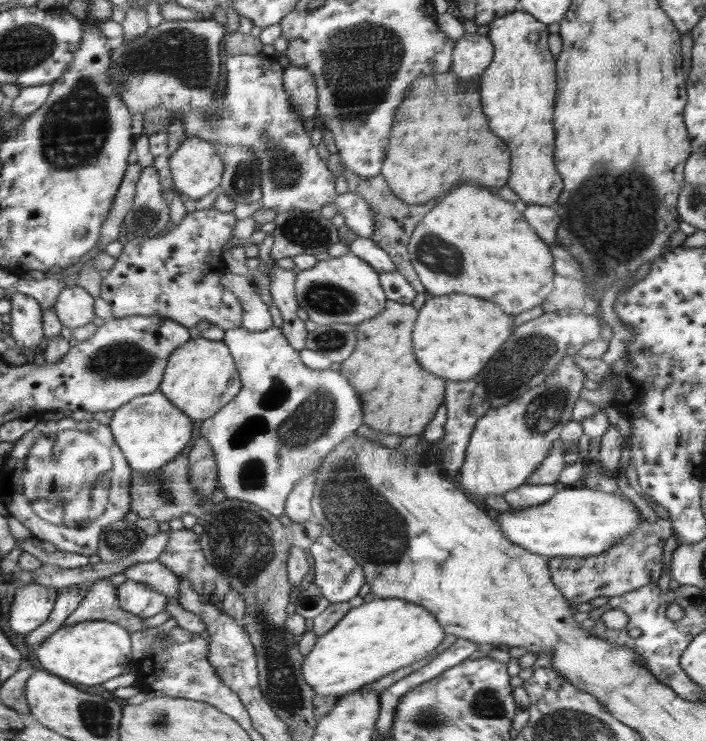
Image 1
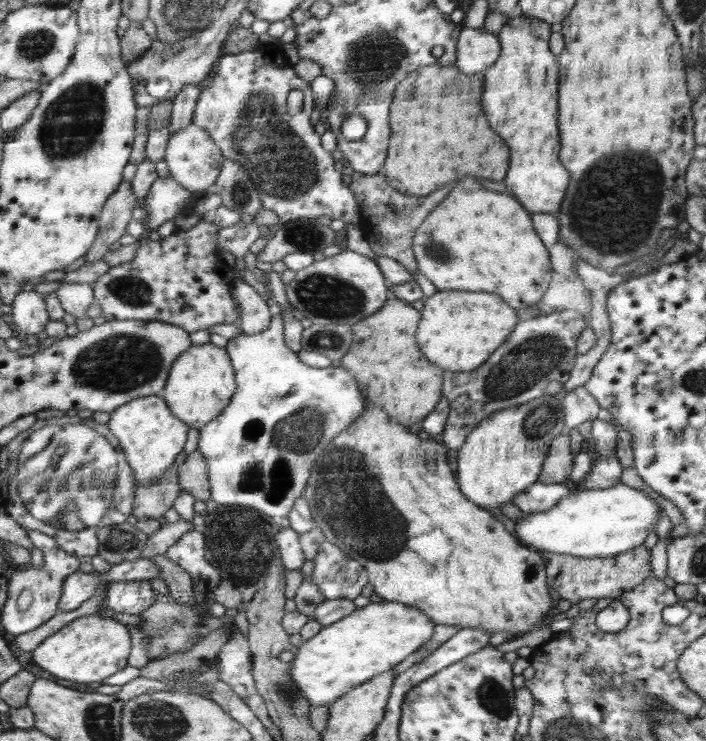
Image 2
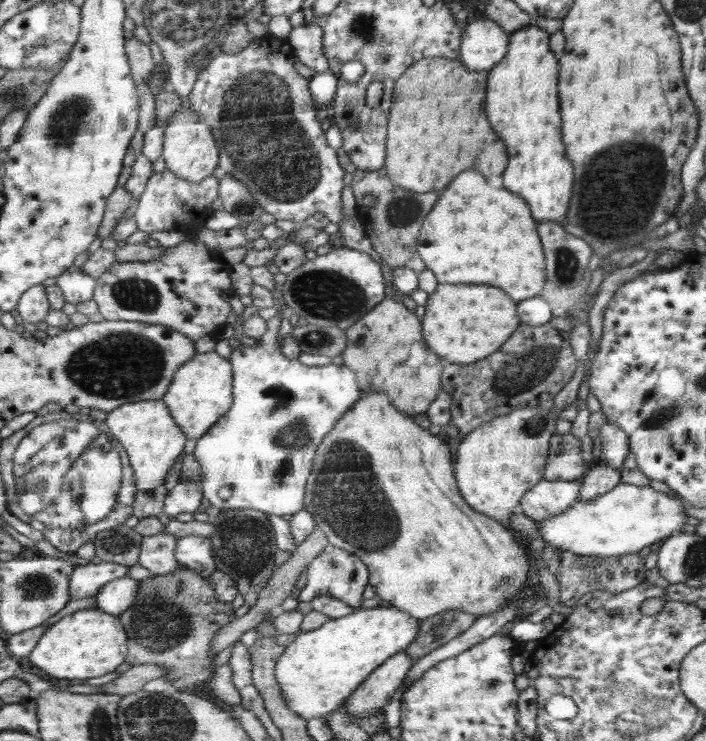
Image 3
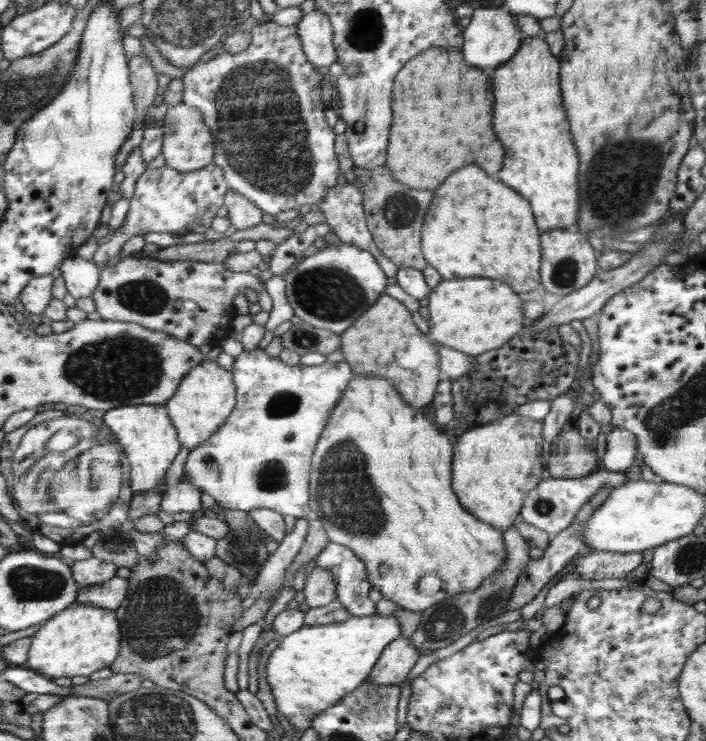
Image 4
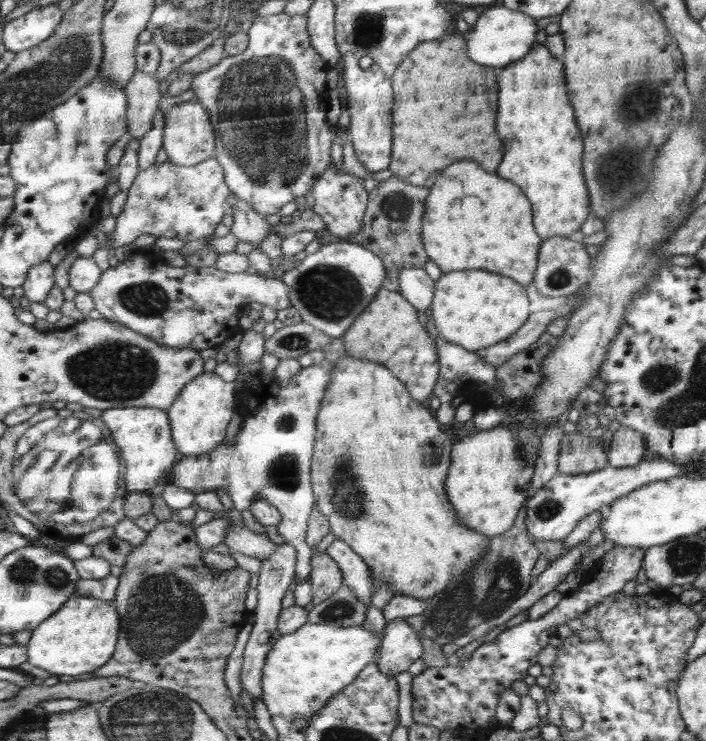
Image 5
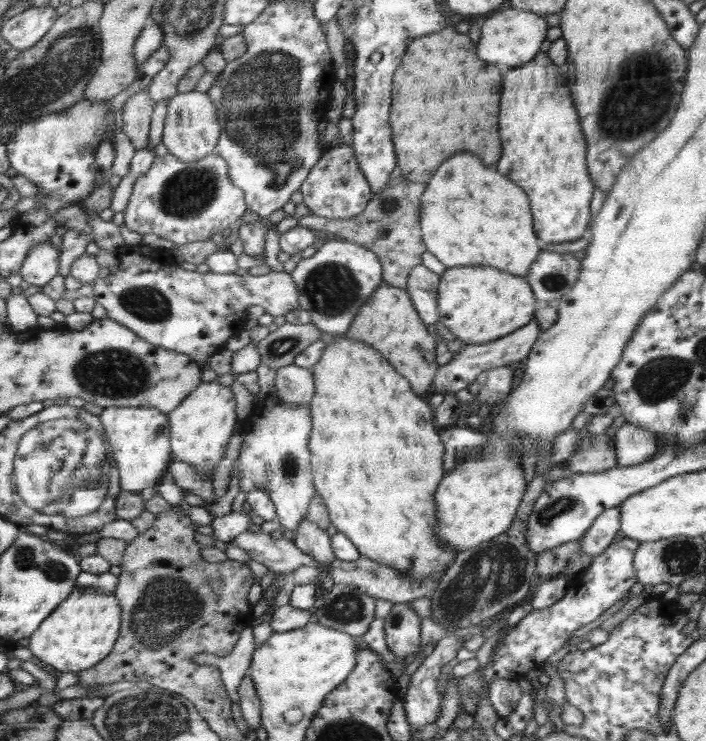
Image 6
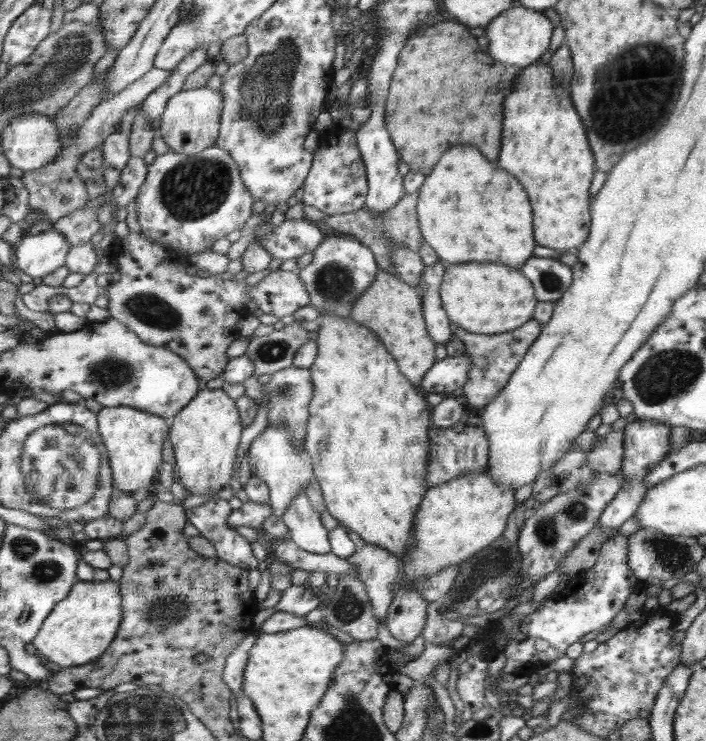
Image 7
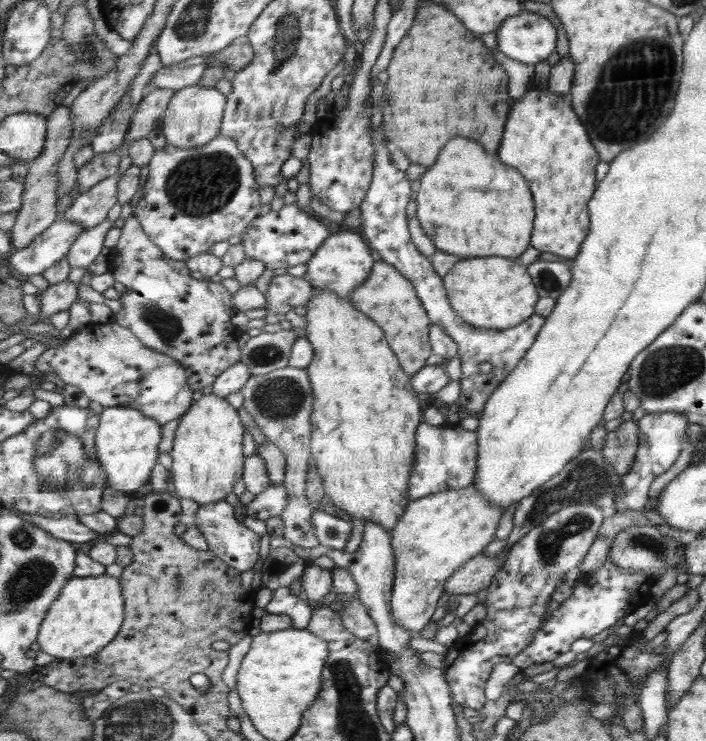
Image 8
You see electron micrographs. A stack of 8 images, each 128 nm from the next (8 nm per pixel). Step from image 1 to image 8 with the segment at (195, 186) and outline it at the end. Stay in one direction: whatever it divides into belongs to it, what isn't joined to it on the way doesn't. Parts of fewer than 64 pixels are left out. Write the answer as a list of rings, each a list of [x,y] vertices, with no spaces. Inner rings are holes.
[[[199,84],[177,91],[162,118],[167,142],[183,149],[196,149],[218,138],[224,124],[222,120],[222,114],[225,114],[224,106],[228,106],[226,97],[218,88],[203,87]]]

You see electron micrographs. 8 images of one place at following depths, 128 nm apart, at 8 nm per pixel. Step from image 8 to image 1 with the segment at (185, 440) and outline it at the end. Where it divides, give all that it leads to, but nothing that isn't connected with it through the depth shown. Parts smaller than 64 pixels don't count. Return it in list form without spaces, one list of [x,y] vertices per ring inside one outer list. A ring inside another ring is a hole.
[[[200,337],[173,355],[165,371],[161,391],[194,420],[216,416],[240,392],[242,382],[229,347],[222,341]]]

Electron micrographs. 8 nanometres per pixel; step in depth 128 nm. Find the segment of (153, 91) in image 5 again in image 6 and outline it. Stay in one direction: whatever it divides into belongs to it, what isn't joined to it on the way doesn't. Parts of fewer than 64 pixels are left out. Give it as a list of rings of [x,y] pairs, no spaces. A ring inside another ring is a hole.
[[[148,90],[138,92],[136,96],[129,100],[126,105],[125,116],[122,118],[122,128],[128,136],[134,140],[134,146],[138,150],[150,146],[150,128],[152,128],[152,118],[154,118],[154,98]]]

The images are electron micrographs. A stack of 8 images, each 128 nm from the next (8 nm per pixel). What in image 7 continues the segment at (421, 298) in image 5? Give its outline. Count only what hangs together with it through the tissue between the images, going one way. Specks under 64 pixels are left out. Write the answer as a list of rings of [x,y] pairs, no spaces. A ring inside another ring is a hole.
[[[438,261],[433,266],[426,265],[424,277],[417,290],[421,290],[421,296],[425,298],[425,317],[428,332],[437,346],[444,346],[451,341],[454,333],[450,319],[441,305],[439,289],[443,282],[448,265]]]

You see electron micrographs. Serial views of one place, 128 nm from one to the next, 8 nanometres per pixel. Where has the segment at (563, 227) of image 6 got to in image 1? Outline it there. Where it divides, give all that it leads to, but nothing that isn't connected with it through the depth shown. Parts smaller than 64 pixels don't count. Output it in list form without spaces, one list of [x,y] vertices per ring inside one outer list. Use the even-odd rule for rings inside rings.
[[[514,11],[500,18],[496,18],[488,24],[490,30],[487,32],[487,37],[491,39],[496,47],[496,52],[493,56],[493,61],[490,62],[488,68],[481,74],[480,80],[482,81],[482,106],[486,106],[486,114],[490,114],[490,130],[494,130],[494,134],[498,134],[500,138],[506,138],[506,142],[510,142],[510,150],[514,150],[514,178],[510,178],[510,188],[520,196],[520,200],[524,200],[526,205],[537,205],[554,207],[562,192],[562,178],[560,174],[554,169],[554,126],[552,126],[552,116],[554,116],[554,100],[556,100],[556,66],[554,66],[554,56],[548,52],[548,25],[540,22],[534,18],[533,14],[524,11]],[[530,34],[538,34],[540,39],[538,42],[531,42],[528,38]]]

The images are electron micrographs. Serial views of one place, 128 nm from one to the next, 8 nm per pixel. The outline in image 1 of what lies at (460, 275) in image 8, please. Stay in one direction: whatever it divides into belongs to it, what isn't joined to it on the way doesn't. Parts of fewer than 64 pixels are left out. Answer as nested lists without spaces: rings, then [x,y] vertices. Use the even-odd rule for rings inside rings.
[[[462,293],[432,296],[420,308],[413,330],[413,350],[426,370],[446,380],[469,381],[496,356],[515,328],[514,316],[490,300]]]

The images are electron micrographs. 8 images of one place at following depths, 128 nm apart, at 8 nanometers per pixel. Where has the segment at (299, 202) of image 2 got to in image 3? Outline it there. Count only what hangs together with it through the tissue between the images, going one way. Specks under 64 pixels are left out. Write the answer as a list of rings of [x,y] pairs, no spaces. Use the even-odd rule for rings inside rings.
[[[266,33],[256,37],[237,54],[220,53],[200,73],[192,89],[192,107],[202,120],[213,127],[218,146],[221,147],[221,164],[218,175],[230,174],[244,182],[264,212],[279,220],[302,223],[315,213],[326,215],[332,223],[340,222],[340,194],[344,188],[344,170],[338,164],[336,149],[328,145],[322,126],[316,118],[316,101],[308,88],[308,78],[302,78],[296,68],[292,44],[287,36]]]

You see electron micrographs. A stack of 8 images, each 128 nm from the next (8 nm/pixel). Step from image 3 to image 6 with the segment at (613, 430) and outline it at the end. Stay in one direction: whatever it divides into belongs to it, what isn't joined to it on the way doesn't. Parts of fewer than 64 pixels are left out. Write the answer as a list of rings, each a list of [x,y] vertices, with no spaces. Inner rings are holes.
[[[628,422],[616,430],[613,440],[617,465],[621,467],[641,465],[652,460],[660,443],[660,438],[654,431]]]

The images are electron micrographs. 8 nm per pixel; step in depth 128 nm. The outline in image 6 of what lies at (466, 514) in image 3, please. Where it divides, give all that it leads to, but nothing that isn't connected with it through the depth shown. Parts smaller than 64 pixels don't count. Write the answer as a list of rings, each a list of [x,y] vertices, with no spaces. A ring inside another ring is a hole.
[[[345,334],[334,335],[334,341],[325,346],[320,359],[311,368],[315,382],[315,393],[309,402],[314,421],[314,438],[309,438],[309,450],[314,450],[314,476],[316,494],[322,497],[328,510],[329,519],[336,529],[344,533],[358,548],[360,555],[388,565],[404,575],[424,579],[433,575],[443,576],[444,572],[453,564],[458,550],[452,550],[437,534],[437,502],[435,494],[437,487],[444,480],[445,469],[445,442],[436,434],[434,426],[435,414],[432,414],[430,405],[426,400],[418,398],[410,390],[410,382],[405,376],[398,374],[391,362],[388,362],[382,353],[375,350],[368,343],[357,342],[347,338]]]

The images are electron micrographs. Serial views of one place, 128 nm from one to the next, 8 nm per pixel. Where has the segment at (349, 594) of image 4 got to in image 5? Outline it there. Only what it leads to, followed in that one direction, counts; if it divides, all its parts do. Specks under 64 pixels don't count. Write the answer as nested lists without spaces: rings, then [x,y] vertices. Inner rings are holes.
[[[334,539],[332,544],[328,546],[326,553],[340,567],[343,576],[342,585],[352,587],[354,593],[358,595],[358,599],[368,605],[361,626],[374,630],[374,634],[382,634],[387,623],[386,617],[384,617],[384,613],[380,609],[371,604],[373,587],[367,564],[359,554],[356,554],[350,548],[350,545],[340,539]]]

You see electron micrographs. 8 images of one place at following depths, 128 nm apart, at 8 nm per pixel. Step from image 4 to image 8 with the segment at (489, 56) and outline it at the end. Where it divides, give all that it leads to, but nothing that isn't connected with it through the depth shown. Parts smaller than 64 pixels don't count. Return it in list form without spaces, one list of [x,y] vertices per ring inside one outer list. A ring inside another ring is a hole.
[[[526,12],[510,17],[497,30],[498,48],[508,58],[535,65],[556,51],[558,32],[545,13]]]

